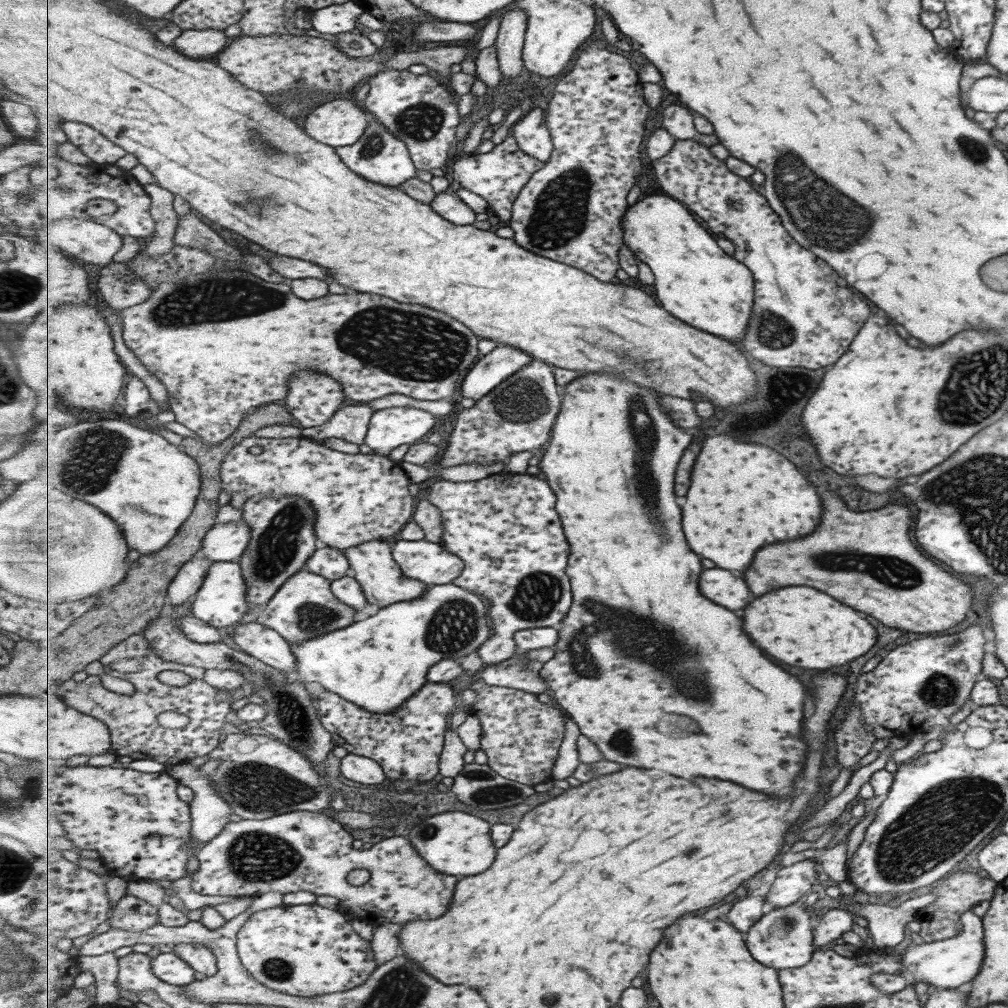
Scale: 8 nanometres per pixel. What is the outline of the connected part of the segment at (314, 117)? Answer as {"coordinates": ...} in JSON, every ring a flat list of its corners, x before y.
{"coordinates":[[349,98,334,99,314,109,305,120,305,131,313,139,335,149,359,142,369,129,371,115]]}

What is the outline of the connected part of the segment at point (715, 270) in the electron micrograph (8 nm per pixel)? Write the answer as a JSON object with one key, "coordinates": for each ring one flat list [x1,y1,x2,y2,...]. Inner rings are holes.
{"coordinates":[[667,194,639,197,637,203,629,206,625,212,623,226,625,245,639,263,645,262,651,266,657,276,657,298,671,314,677,314,677,318,683,322,689,322,699,330,711,332,733,344,745,340,756,306,756,278,744,263,721,248,720,243,693,218,687,206]]}

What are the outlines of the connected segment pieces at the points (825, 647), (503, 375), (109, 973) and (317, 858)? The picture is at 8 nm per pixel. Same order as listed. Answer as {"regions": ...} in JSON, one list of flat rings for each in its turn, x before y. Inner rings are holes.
{"regions":[[[789,586,757,598,753,606,745,610,745,630,749,630,749,636,771,656,791,666,813,670,847,664,877,642,875,628,863,620,859,612,807,586]],[[497,345,466,374,460,387,461,395,478,401,535,359,527,351,513,345]],[[113,952,97,956,79,956,79,965,83,972,90,971,95,978,95,1001,98,1005,113,1005,123,992,117,982,119,976,119,960]],[[296,810,293,812,288,812,287,814,278,814,271,818,266,819,241,819,239,822,229,822,227,826,209,843,207,843,196,855,196,862,194,872,191,874,193,876,193,882,191,882,191,888,194,892,198,894,203,894,206,896,221,896,221,897,258,897,261,894,267,894,270,891,276,891,281,893,283,896,287,893,294,893,299,891,309,891,315,895,319,896,333,896,337,898,340,902,341,908,361,920,366,920,369,924,374,927,378,927,382,923,395,923,398,925,405,925,405,923,413,920,429,920,431,918,439,918,443,916,447,910,449,910,449,904,453,900,453,894,455,894,455,886,459,882,459,878,455,876,449,876,449,874,441,874,437,870,433,870,421,856,420,852,417,852,417,848,409,842,410,839,404,838,403,836,393,836,373,845,370,849,353,849,350,845,352,840,349,835,349,825,344,825,343,823,337,821,337,819,326,815,323,812,309,812],[351,870,368,870,370,872,370,879,362,886,351,886,347,882,347,874]]]}

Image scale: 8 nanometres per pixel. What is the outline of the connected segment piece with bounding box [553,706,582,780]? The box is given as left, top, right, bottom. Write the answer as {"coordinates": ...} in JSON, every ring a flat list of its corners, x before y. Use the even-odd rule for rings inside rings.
{"coordinates":[[560,706,559,709,565,713,565,739,553,774,555,779,565,780,565,778,573,776,582,763,578,744,582,732,579,728,579,724,577,724,577,722,575,722,575,720,573,720]]}

